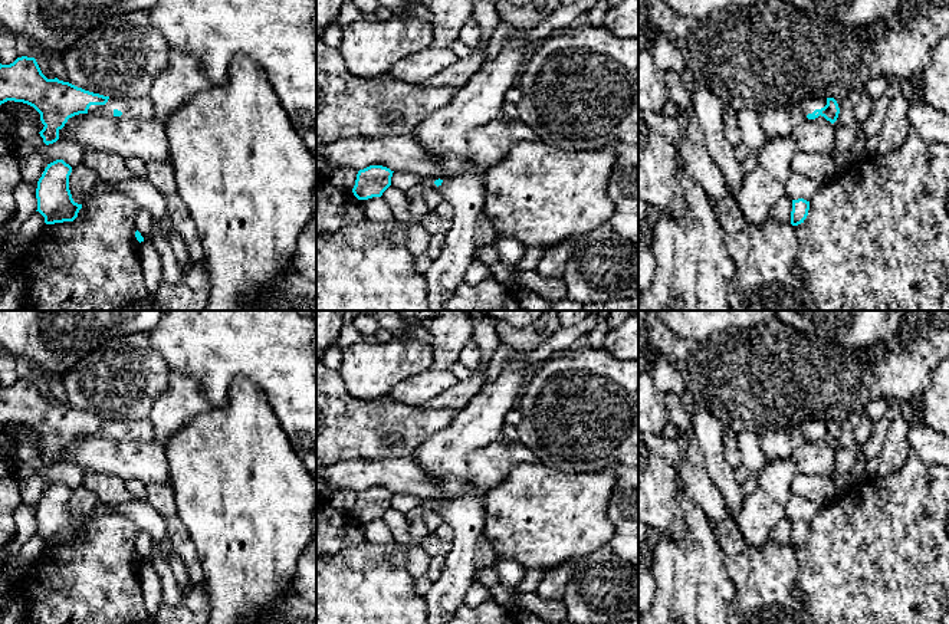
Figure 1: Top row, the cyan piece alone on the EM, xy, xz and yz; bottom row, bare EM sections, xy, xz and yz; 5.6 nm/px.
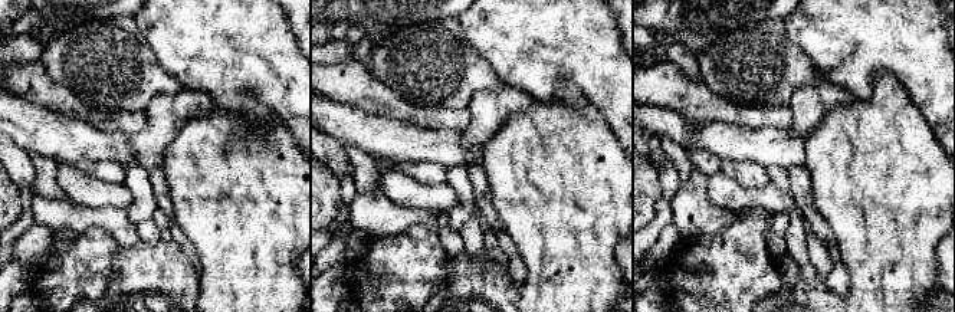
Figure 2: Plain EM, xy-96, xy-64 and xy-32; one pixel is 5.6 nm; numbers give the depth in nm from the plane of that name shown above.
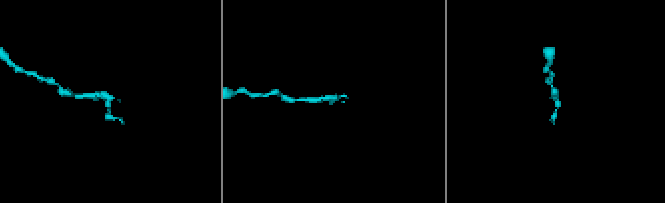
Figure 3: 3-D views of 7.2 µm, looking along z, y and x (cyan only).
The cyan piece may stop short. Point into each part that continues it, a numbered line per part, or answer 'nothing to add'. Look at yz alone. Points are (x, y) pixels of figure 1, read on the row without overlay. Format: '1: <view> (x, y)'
1: yz (777, 444)

